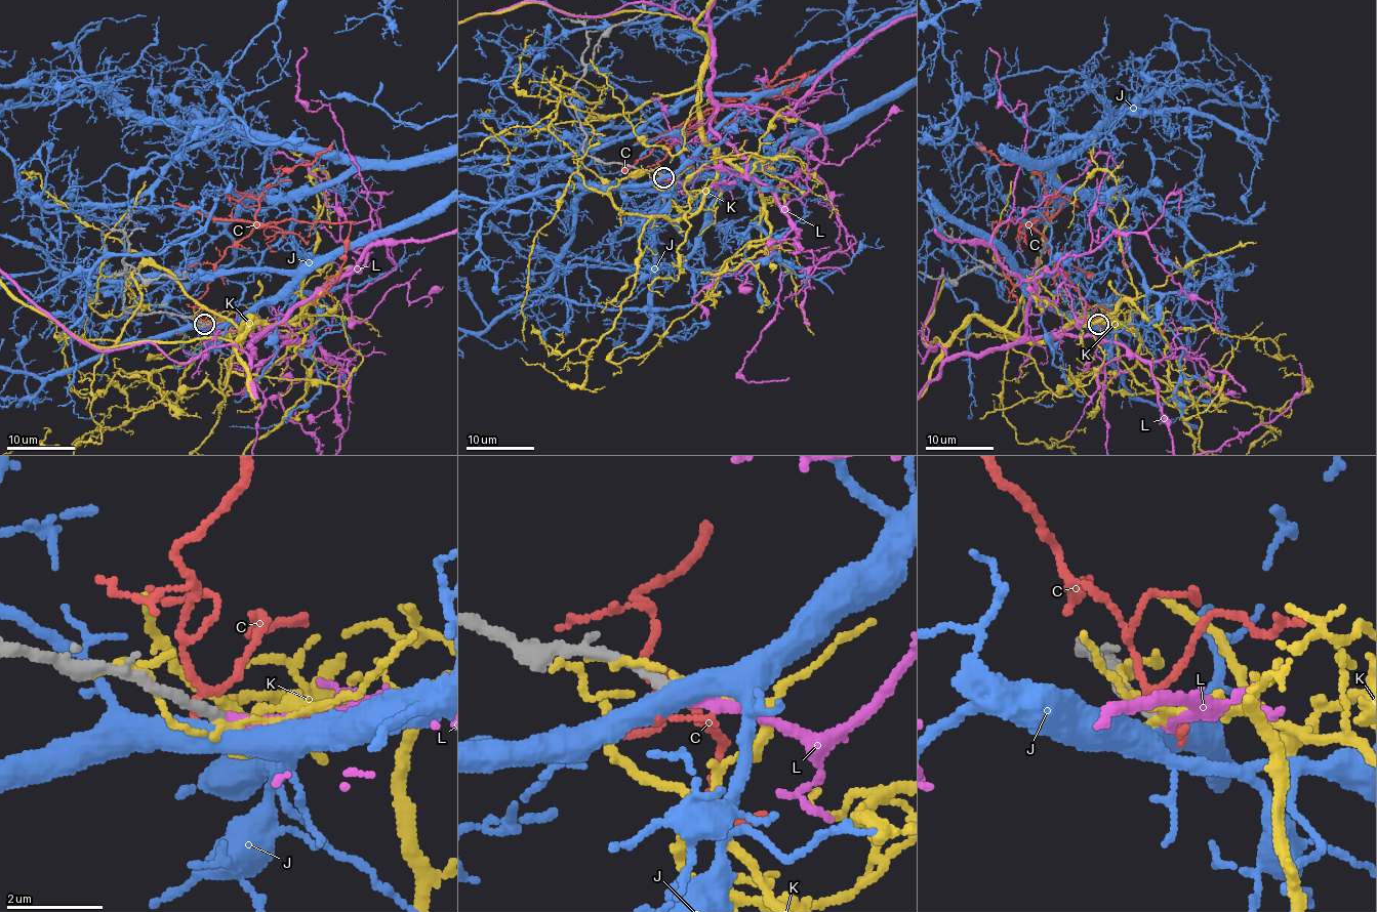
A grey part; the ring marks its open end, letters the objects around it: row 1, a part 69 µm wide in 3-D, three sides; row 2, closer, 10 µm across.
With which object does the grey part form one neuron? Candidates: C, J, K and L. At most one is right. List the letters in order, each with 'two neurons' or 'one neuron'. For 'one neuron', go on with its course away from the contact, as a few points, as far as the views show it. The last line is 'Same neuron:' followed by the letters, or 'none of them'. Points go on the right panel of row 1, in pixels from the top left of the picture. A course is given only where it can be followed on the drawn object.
C: two neurons
J: two neurons
K: two neurons
L: one neuron | via (1099, 323), (979, 354), (934, 345), (922, 363), (941, 270), (1018, 177), (1020, 134)
Same neuron: L

